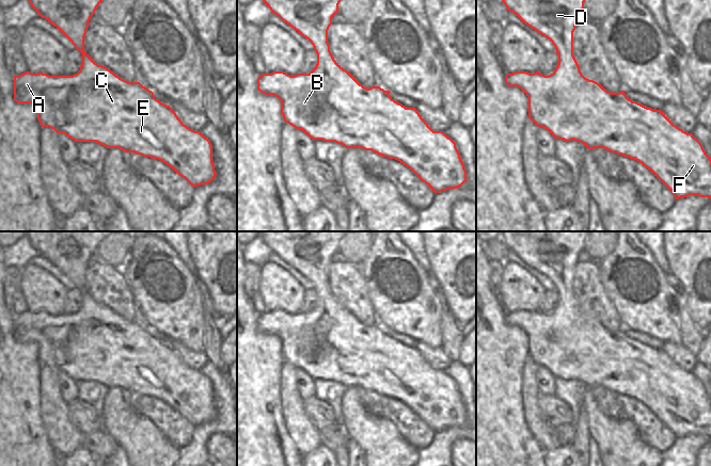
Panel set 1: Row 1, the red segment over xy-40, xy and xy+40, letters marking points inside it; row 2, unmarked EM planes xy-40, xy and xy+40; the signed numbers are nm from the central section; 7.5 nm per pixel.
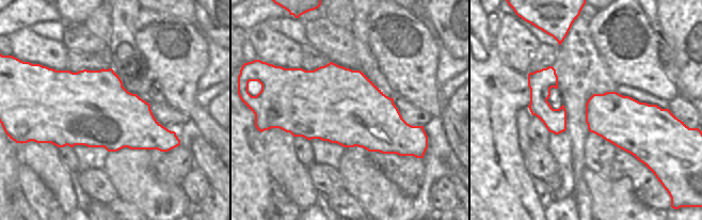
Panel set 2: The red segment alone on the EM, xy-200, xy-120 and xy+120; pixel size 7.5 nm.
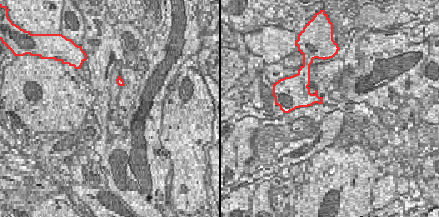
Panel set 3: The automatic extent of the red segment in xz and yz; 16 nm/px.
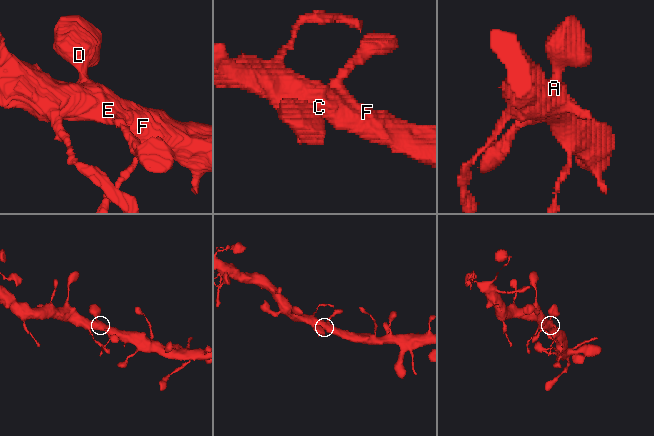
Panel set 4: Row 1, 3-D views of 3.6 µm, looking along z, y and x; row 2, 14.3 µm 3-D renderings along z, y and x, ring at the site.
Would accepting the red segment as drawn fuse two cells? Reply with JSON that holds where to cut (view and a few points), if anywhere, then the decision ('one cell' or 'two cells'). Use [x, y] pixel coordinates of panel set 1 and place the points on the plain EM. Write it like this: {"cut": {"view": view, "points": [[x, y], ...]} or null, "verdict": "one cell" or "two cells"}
{"cut": null, "verdict": "one cell"}

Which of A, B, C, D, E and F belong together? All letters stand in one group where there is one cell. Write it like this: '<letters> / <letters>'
A B C D E F

